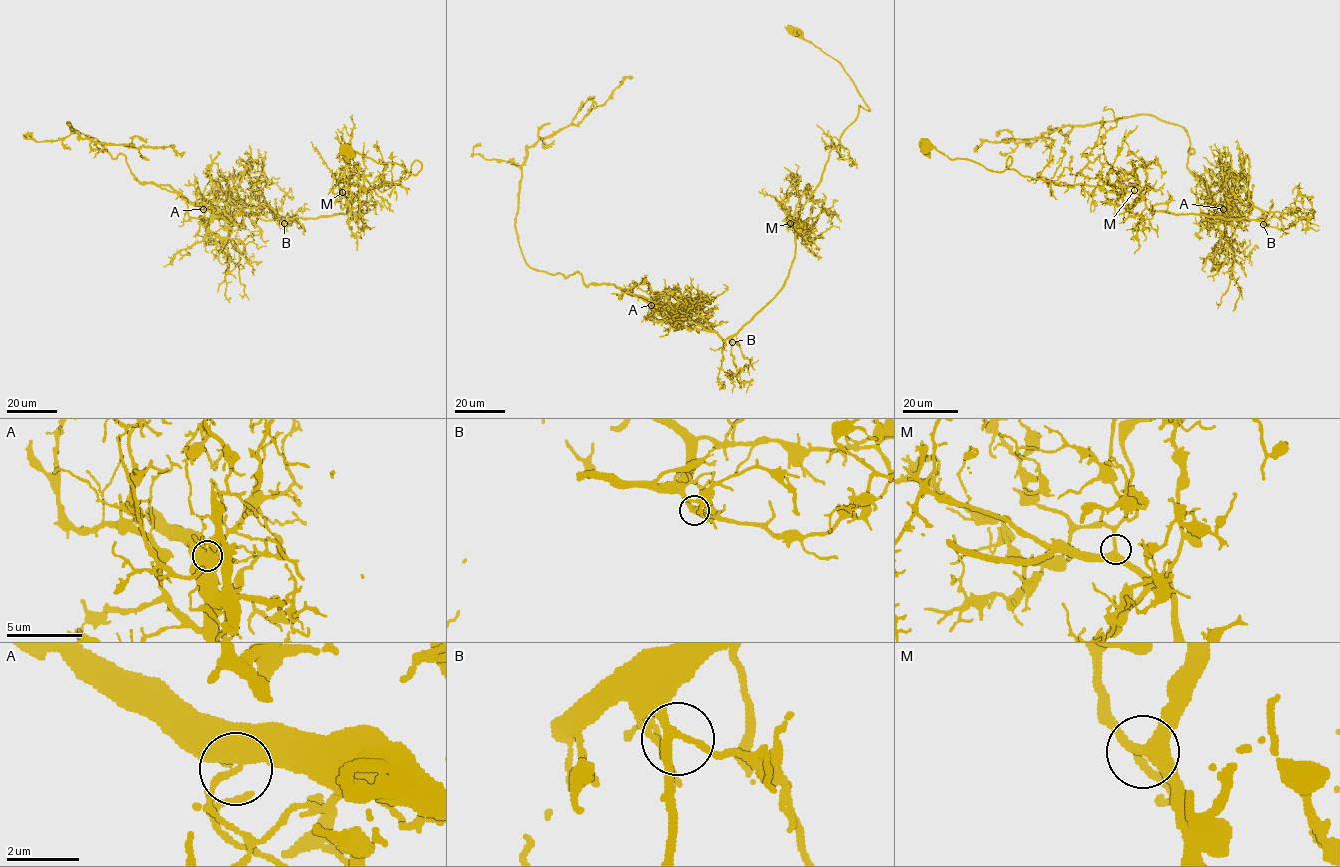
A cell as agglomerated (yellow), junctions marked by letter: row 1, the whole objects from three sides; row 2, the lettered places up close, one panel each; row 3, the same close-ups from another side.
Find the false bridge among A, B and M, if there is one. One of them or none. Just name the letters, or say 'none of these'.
A

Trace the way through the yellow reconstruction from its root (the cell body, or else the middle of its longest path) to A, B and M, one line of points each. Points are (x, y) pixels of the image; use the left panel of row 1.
A: (345, 151), (421, 168), (344, 193), (345, 213), (203, 208)
B: (345, 151), (411, 174), (421, 168), (415, 160), (405, 179), (344, 193), (345, 213), (284, 223)
M: (345, 151), (377, 162), (395, 163), (411, 174), (421, 168), (415, 160), (405, 179), (358, 193), (342, 192)

